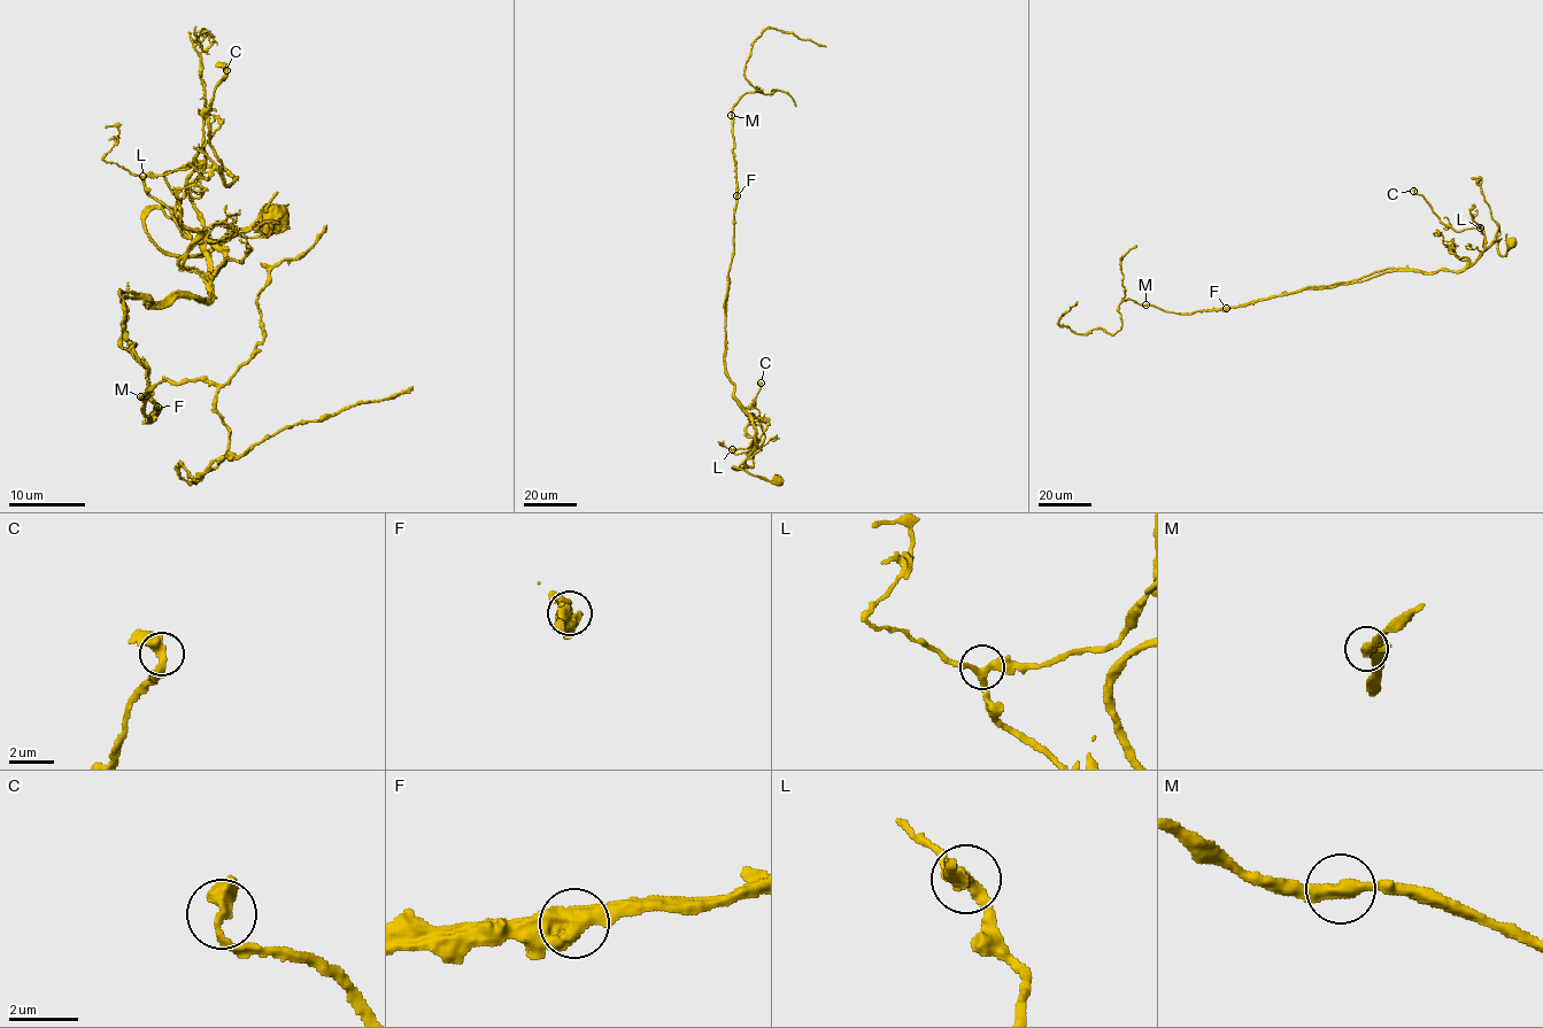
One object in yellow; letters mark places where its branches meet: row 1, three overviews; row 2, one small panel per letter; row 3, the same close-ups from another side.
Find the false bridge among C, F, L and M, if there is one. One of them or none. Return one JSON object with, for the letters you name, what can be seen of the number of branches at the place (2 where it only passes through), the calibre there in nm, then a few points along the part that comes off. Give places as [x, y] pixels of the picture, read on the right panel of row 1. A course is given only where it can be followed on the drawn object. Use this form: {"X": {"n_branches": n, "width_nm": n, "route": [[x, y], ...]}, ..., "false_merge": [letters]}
{"F": {"n_branches": 2, "width_nm": 600, "route": [[1226, 308], [1388, 268], [1429, 272], [1471, 267], [1483, 250], [1482, 229], [1447, 226], [1414, 187]]}, "false_merge": ["F"]}

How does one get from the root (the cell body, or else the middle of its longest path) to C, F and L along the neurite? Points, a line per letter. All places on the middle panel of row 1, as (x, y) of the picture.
C: (733, 248), (725, 362), (733, 399), (755, 430), (760, 450), (749, 454), (764, 438), (755, 408), (761, 383)
F: (733, 248), (738, 195)
L: (733, 248), (725, 310), (725, 368), (734, 385), (733, 399), (755, 430), (755, 448), (749, 454), (732, 449)

